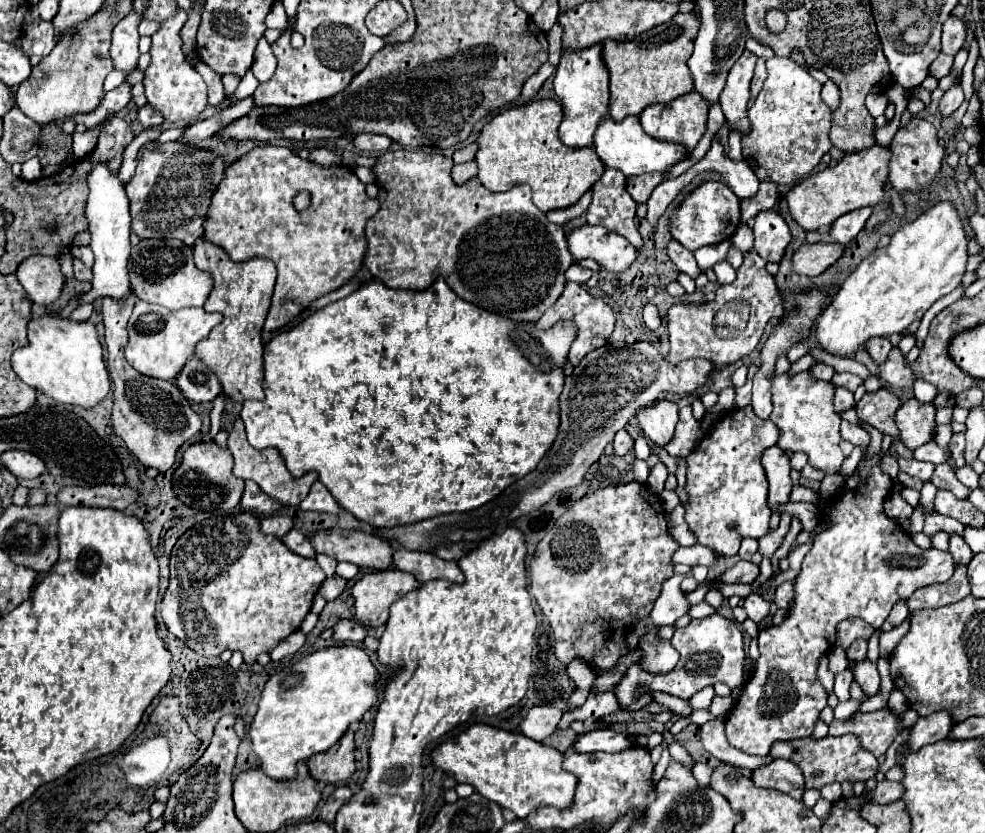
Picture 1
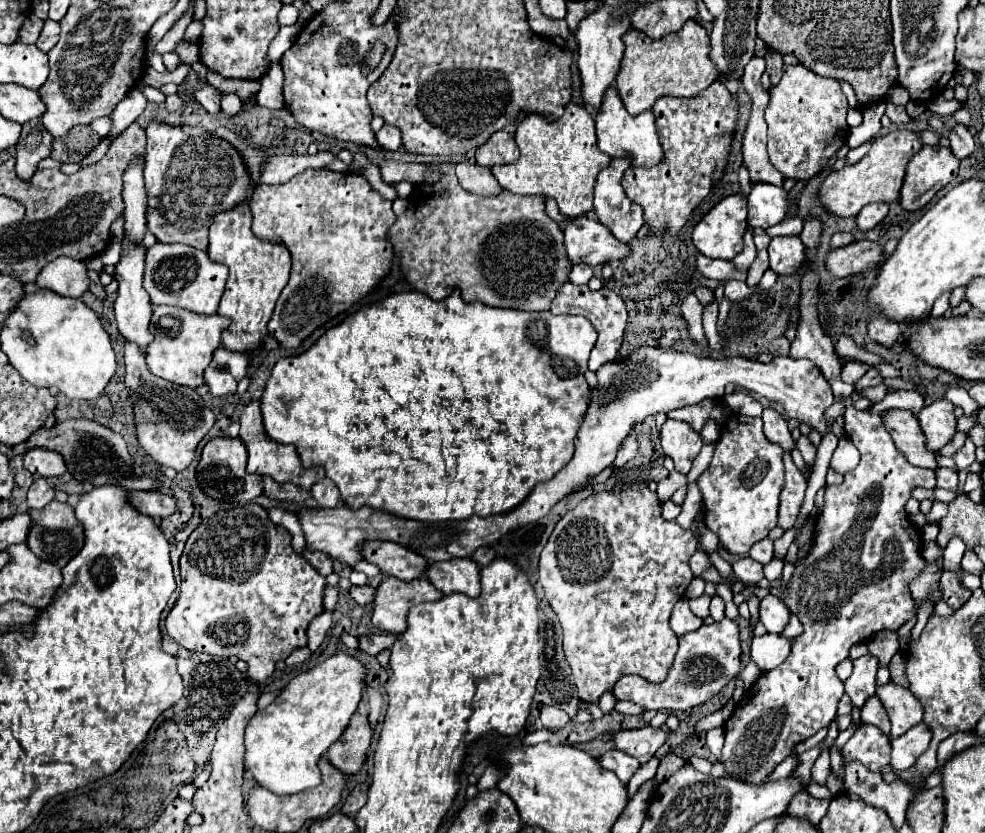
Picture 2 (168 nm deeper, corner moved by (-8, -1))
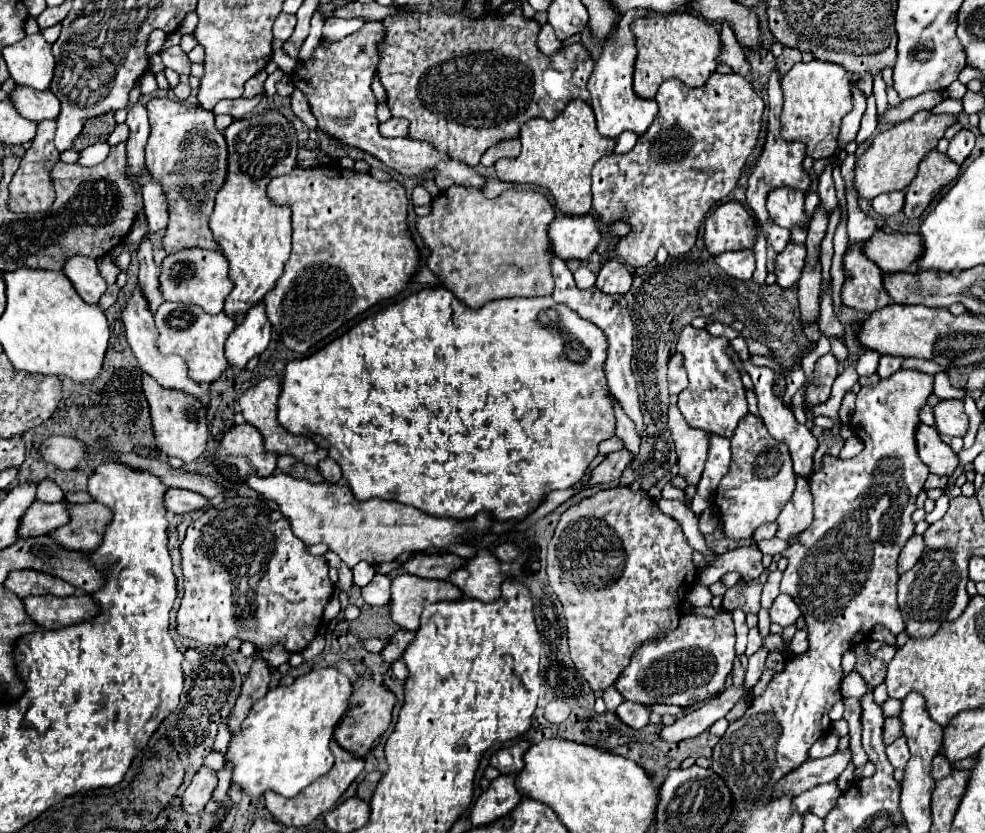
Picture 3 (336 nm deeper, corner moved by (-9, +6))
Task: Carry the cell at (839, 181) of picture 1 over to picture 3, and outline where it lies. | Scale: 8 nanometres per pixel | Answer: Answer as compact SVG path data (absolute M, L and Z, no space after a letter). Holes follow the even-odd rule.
M920 110L910 120L890 126L888 130L874 136L872 144L856 160L856 168L854 168L856 190L860 198L872 200L882 192L904 190L914 180L918 172L918 164L926 158L928 152L932 152L938 146L938 142L944 138L944 132L956 122L958 120L952 114L932 114L930 110Z

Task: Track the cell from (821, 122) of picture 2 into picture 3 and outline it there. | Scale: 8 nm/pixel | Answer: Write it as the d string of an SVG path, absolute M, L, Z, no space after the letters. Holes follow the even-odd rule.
M812 60L808 64L798 62L782 78L784 108L782 108L782 138L802 140L808 146L808 156L814 160L830 158L836 152L836 138L840 132L842 118L852 108L850 92L850 72L840 64L830 64L822 60Z

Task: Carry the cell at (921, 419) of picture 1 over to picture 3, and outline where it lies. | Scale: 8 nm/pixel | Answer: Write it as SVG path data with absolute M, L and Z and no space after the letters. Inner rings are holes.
M942 400L934 408L936 428L940 434L948 436L964 436L968 432L968 416L964 414L962 400Z

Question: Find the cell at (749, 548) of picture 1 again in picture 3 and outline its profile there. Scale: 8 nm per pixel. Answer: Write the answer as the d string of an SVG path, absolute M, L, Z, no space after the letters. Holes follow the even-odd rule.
M772 538L772 540L762 540L758 542L758 548L762 554L770 554L770 556L776 556L776 554L782 554L790 544L786 540L780 540L780 538Z

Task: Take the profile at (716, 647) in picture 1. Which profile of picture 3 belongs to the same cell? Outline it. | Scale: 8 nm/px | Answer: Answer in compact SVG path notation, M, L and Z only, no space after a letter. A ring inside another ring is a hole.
M730 612L716 614L714 618L684 616L676 630L666 630L656 638L646 640L646 644L634 652L630 664L616 680L616 688L624 700L642 706L676 704L688 708L696 702L704 702L724 688L736 658L734 642L736 634Z

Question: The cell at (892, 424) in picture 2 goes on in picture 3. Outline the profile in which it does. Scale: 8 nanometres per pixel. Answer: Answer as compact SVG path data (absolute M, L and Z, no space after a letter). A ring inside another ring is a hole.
M920 424L920 428L916 430L916 442L918 442L918 454L932 474L952 476L954 470L960 466L958 454L940 440L934 428Z

